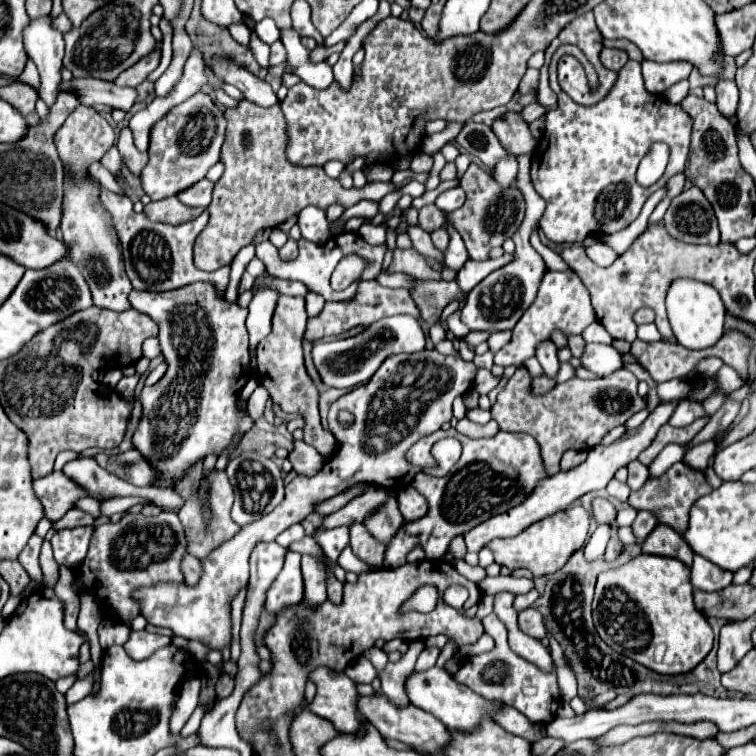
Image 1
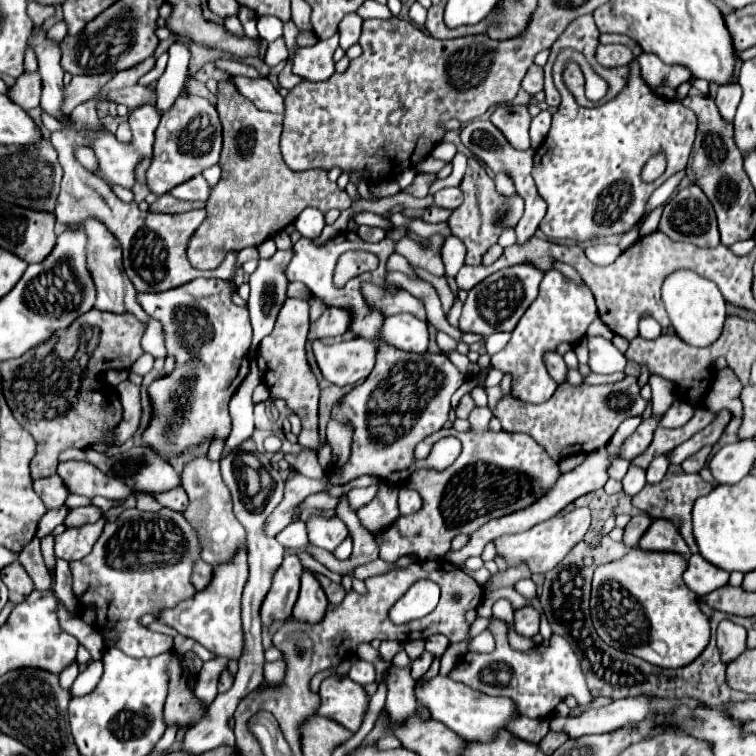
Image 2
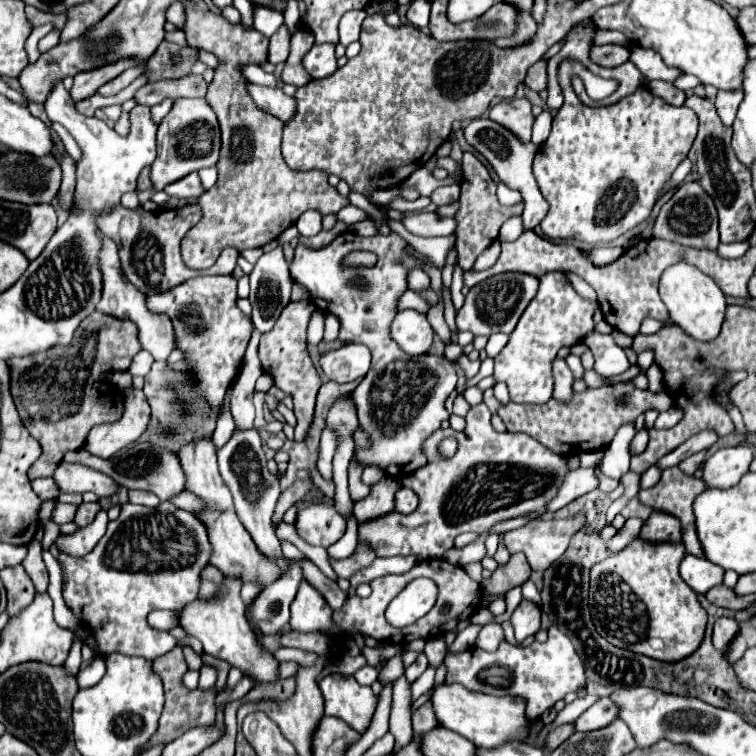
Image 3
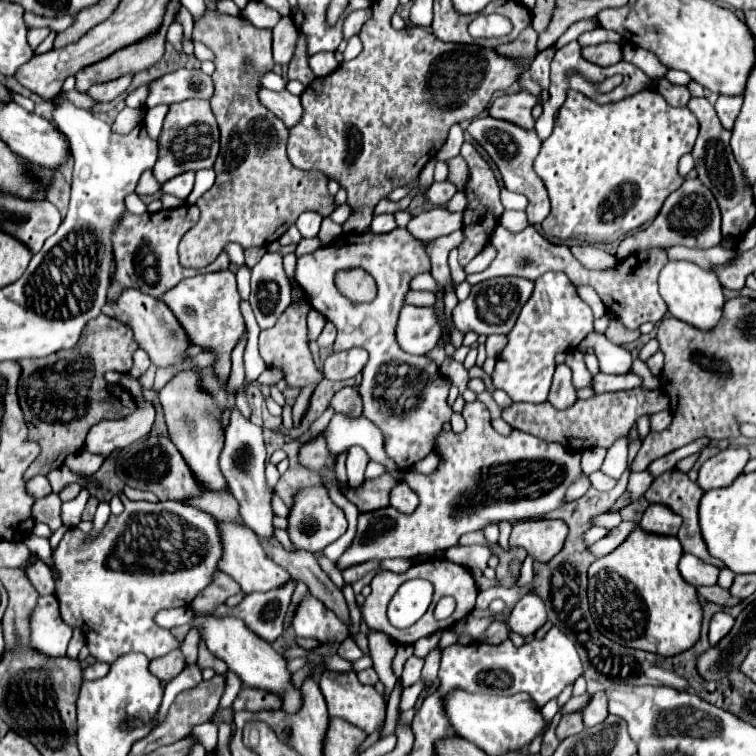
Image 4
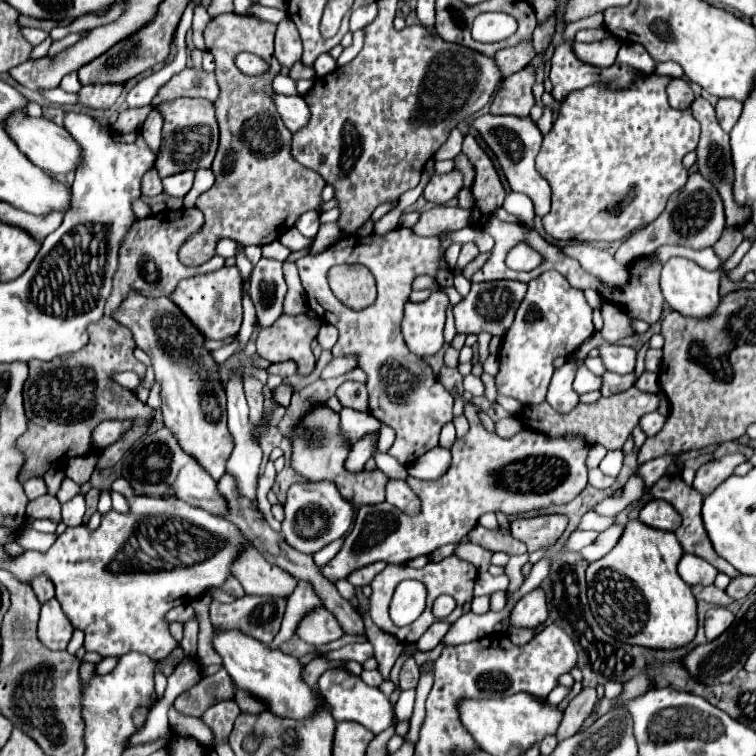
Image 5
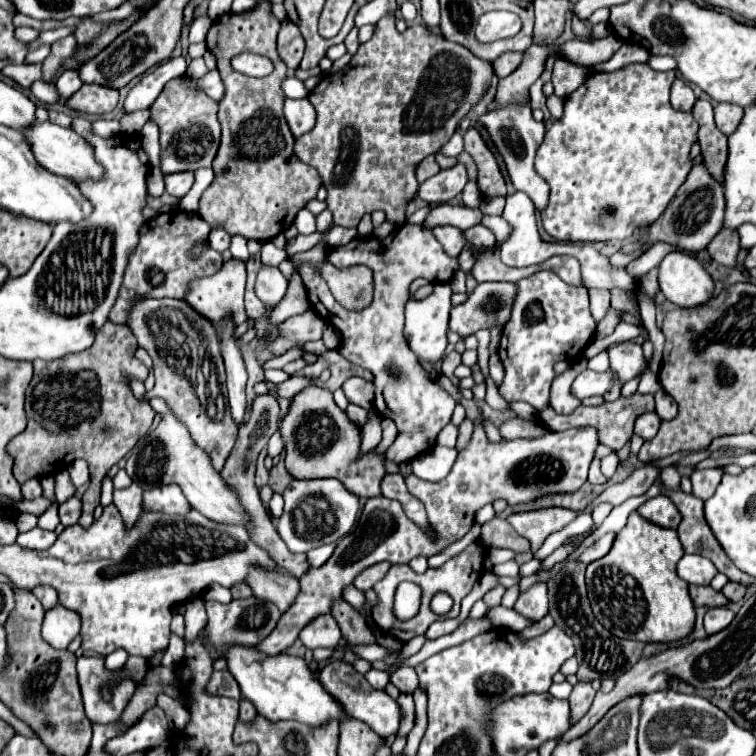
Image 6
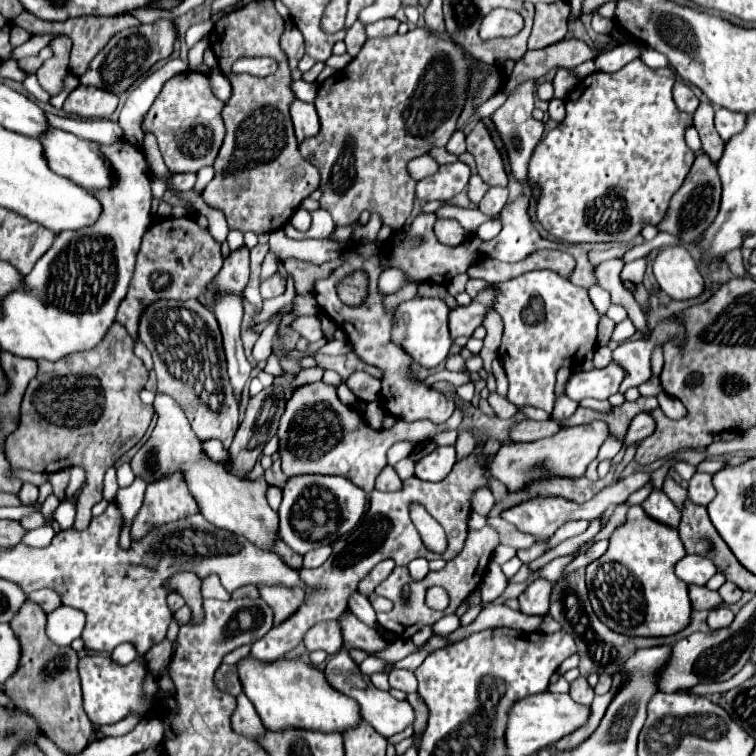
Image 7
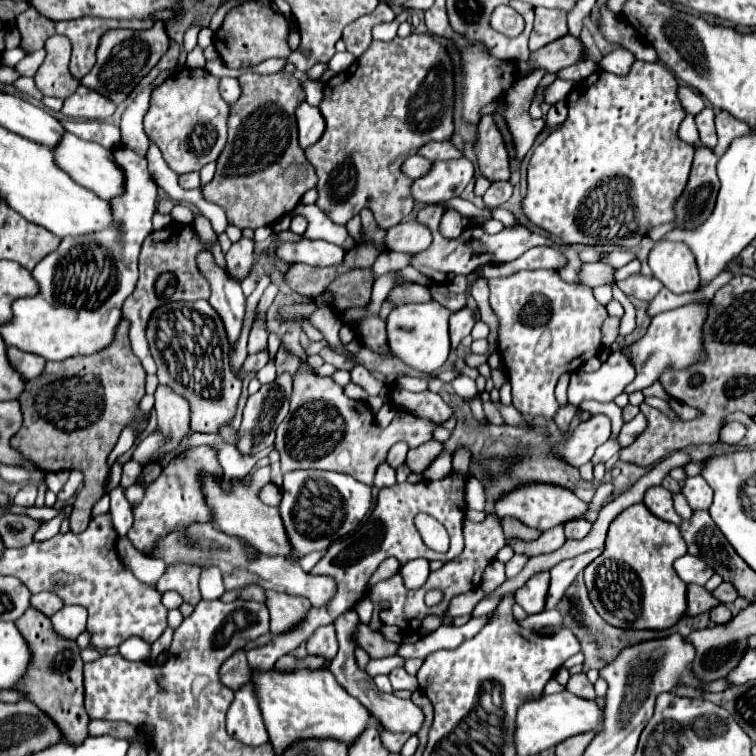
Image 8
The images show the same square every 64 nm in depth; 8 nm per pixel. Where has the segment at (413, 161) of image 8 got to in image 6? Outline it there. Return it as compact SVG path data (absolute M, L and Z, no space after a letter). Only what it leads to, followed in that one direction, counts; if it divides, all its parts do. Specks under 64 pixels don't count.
M428 156L428 158L424 158L424 160L416 166L416 180L418 180L418 182L422 182L424 178L434 176L438 170L440 170L440 166L436 164L434 156Z

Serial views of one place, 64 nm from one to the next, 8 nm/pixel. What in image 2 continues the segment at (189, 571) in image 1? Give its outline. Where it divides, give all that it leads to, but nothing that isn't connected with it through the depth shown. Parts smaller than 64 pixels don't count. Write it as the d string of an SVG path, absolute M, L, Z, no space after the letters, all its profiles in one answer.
M198 560L198 562L196 562L192 582L196 584L196 588L198 588L198 590L202 590L202 588L206 588L206 586L208 586L208 582L212 580L212 574L214 574L212 570L214 570L214 566L206 564L204 560Z

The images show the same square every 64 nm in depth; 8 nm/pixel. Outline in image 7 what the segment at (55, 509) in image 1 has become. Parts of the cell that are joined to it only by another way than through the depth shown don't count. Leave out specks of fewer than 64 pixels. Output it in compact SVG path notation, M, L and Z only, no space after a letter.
M24 484L22 490L18 492L18 498L22 504L34 504L38 498L38 488L34 484Z

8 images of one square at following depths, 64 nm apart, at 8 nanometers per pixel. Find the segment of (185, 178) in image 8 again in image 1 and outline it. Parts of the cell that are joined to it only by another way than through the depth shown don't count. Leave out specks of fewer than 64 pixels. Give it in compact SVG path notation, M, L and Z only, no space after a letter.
M202 178L200 182L192 184L190 188L178 192L178 200L188 204L188 206L204 206L206 208L210 204L212 188L214 188L214 184L210 180L206 180L206 178Z

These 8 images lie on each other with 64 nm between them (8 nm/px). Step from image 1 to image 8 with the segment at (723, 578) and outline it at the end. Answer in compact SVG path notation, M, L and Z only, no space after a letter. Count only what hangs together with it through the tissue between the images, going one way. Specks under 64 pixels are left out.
M684 554L682 558L678 558L674 562L674 570L686 584L698 584L698 586L704 586L706 580L714 574L704 560L690 554Z

